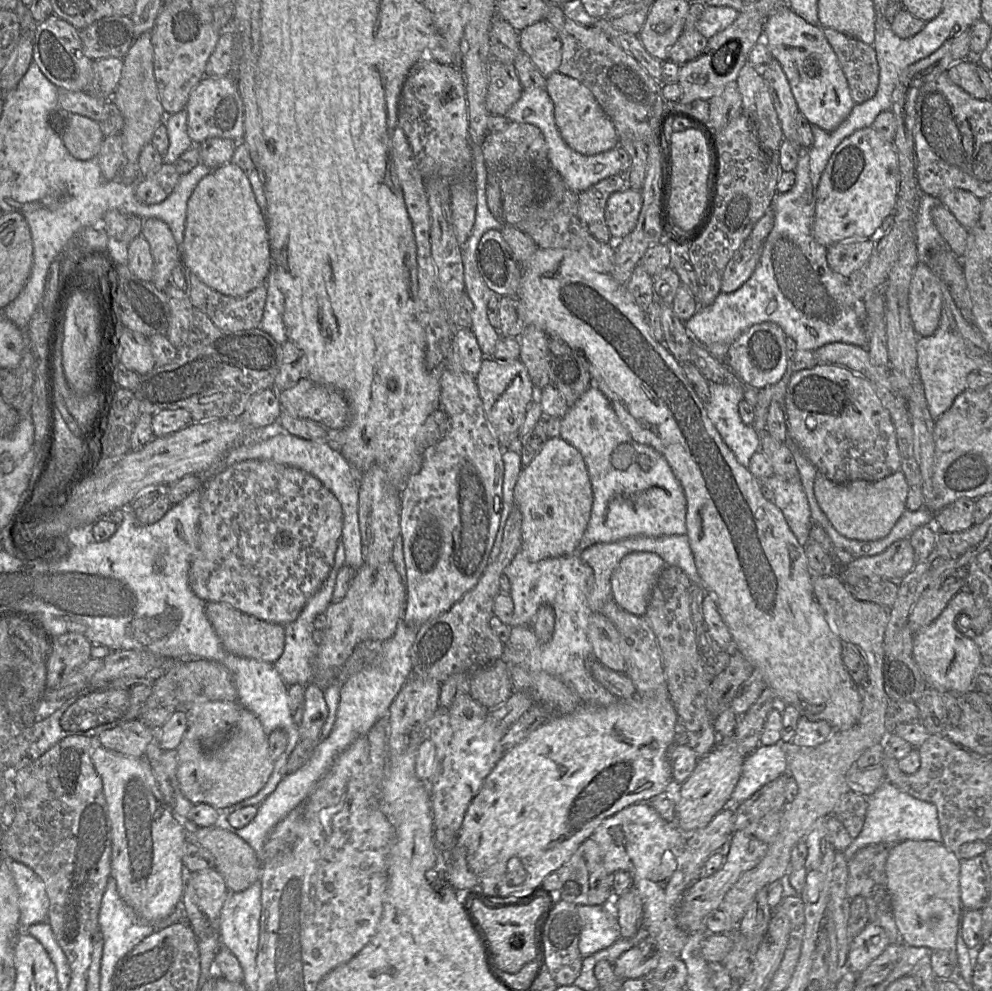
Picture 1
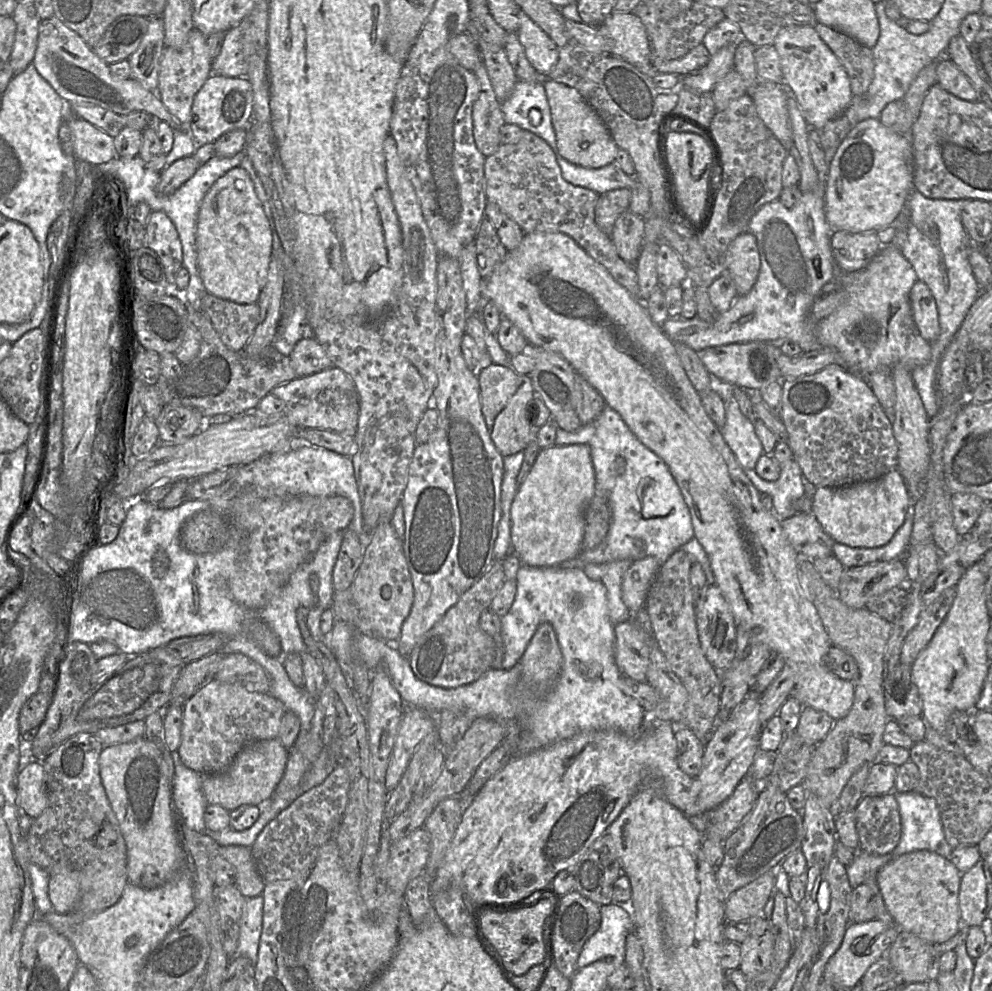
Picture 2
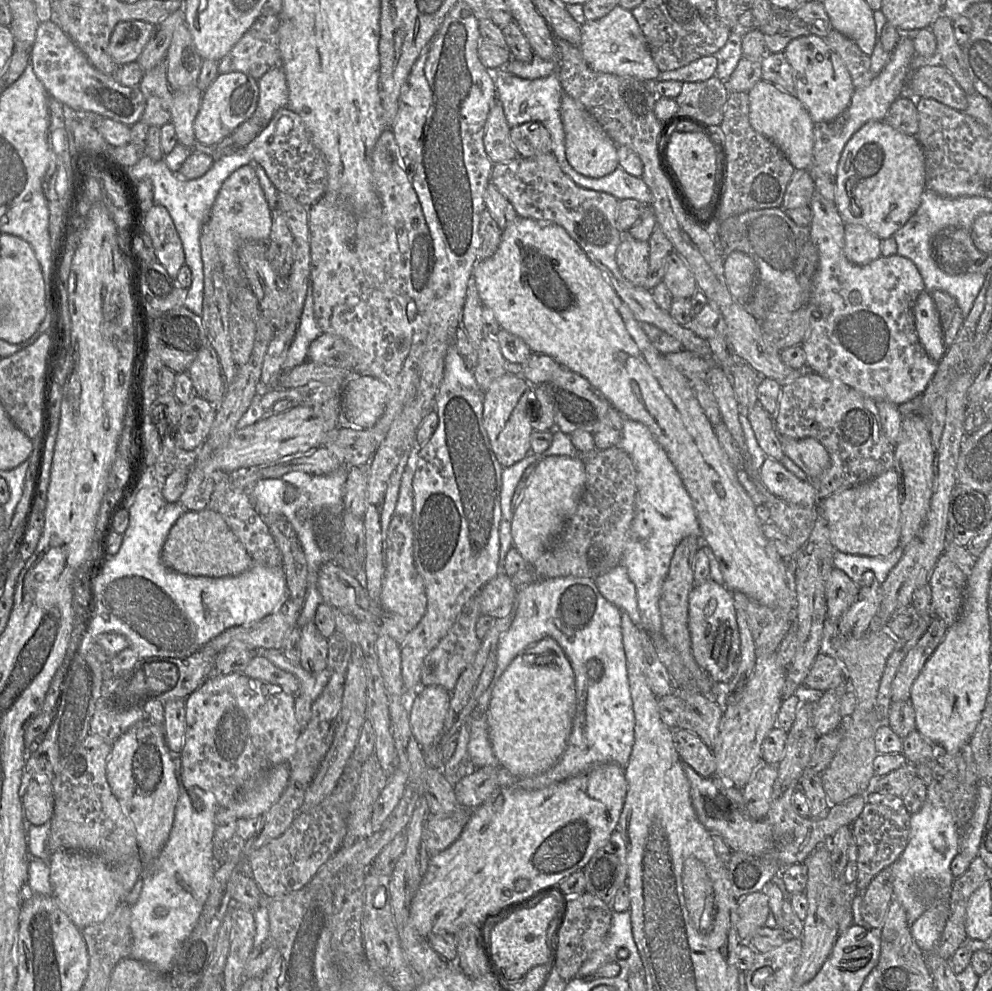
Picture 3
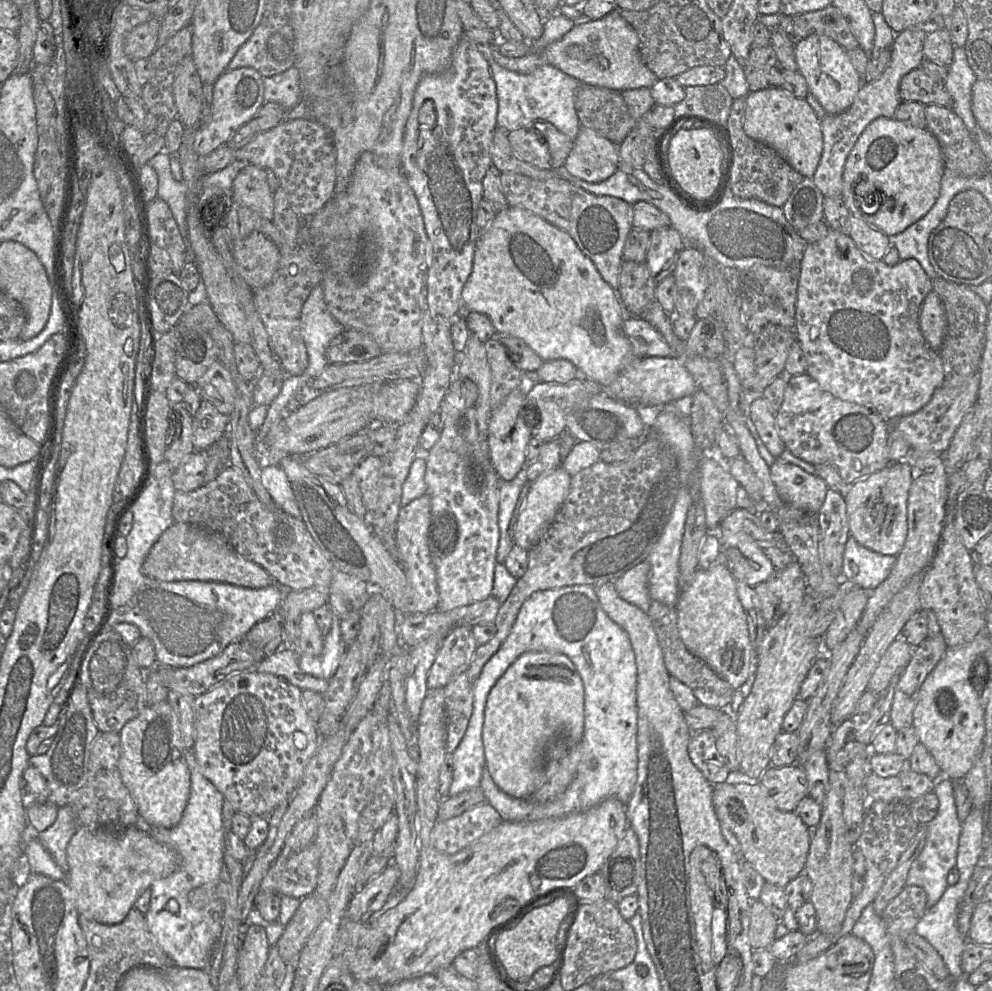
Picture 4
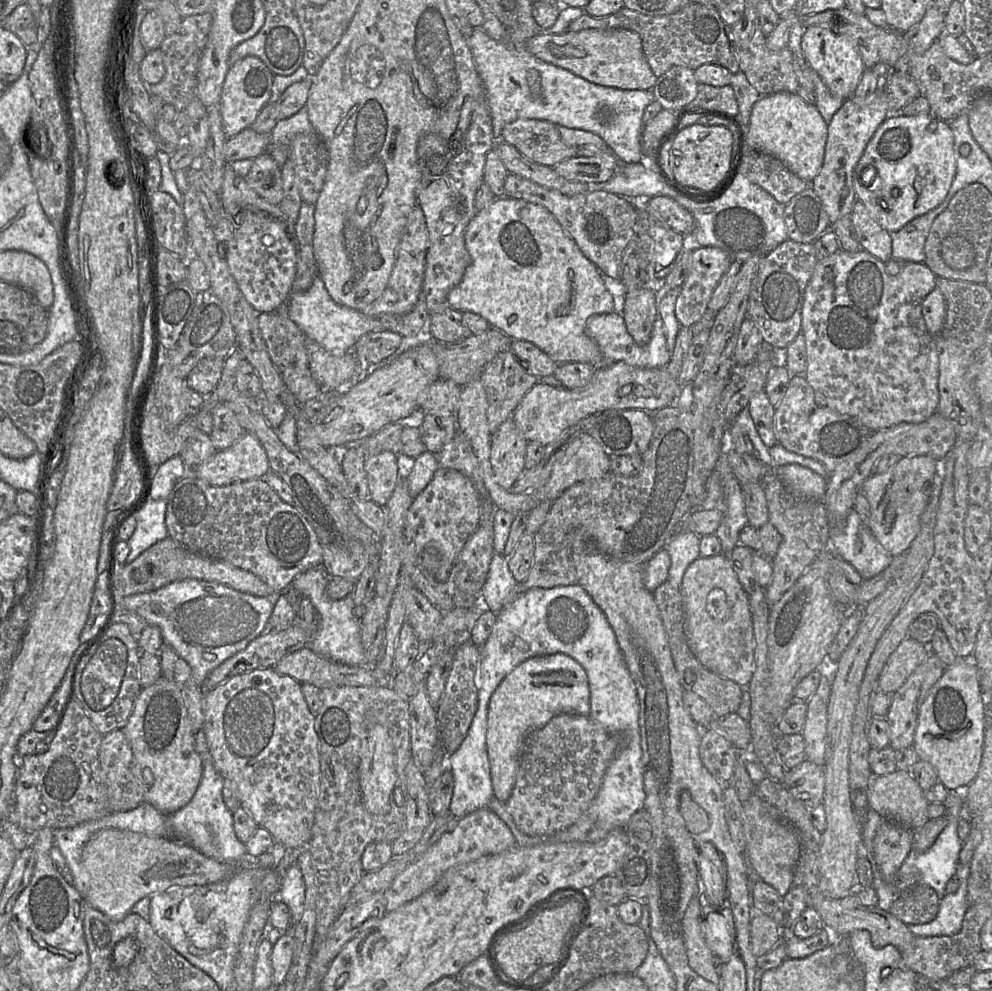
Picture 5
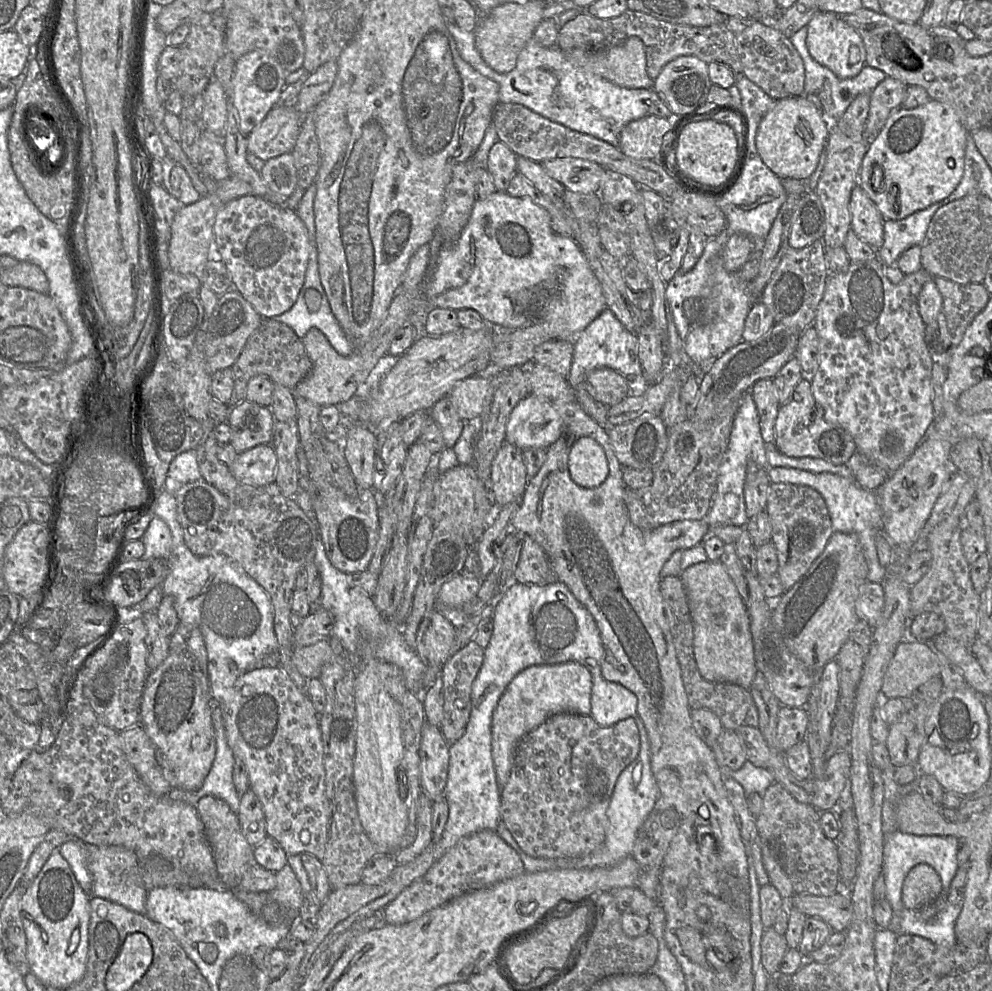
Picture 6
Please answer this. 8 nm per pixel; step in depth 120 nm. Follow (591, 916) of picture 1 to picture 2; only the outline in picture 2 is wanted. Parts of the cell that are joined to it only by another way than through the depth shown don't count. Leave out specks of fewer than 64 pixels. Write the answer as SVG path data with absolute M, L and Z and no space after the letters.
M611 902L601 905L600 913L600 926L584 944L577 960L578 970L606 957L612 957L616 969L625 961L626 938L634 930L630 908Z

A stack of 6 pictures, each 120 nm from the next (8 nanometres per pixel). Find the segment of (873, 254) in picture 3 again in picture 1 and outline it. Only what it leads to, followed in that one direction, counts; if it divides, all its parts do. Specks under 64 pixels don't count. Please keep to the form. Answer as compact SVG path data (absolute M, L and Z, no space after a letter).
M872 239L836 243L827 249L827 263L834 272L848 278L866 264L874 247Z

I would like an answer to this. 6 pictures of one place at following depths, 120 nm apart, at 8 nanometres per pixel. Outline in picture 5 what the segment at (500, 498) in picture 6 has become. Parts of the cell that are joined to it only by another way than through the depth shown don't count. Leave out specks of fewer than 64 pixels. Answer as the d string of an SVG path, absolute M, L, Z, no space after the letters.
M512 418L491 435L490 463L498 484L507 491L525 469L527 443Z

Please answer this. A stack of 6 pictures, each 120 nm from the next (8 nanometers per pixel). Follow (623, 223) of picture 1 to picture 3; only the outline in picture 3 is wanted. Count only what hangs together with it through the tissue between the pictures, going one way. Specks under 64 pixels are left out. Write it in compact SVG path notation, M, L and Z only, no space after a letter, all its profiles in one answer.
M623 234L616 252L616 261L623 277L634 286L645 287L649 251L649 241L639 241Z

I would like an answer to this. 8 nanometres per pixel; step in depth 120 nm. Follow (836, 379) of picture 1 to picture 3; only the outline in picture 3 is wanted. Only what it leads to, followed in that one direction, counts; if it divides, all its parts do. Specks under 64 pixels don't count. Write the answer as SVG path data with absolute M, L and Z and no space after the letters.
M803 370L796 379L782 386L778 412L773 420L779 436L792 439L814 438L828 452L828 468L819 477L809 479L816 490L818 500L894 468L895 444L886 437L876 402L837 379Z

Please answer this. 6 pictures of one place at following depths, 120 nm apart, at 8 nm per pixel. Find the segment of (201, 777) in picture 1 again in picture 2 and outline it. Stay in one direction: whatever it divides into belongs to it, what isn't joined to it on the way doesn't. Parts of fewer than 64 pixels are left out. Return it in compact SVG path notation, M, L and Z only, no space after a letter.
M278 738L259 740L245 745L230 767L222 773L203 775L202 790L209 805L219 805L228 811L243 805L261 807L272 796L280 782L288 760L288 750Z

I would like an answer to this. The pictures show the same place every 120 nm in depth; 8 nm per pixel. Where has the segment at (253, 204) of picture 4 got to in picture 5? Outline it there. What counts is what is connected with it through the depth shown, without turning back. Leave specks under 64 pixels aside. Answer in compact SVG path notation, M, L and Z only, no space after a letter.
M263 153L253 160L253 166L244 179L261 198L279 206L283 198L280 167L268 153Z

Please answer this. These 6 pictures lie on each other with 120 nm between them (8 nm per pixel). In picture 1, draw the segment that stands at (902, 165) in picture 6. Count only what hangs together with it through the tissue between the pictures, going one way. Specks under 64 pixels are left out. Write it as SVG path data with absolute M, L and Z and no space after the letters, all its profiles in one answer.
M872 127L854 132L833 151L821 175L812 225L814 239L827 249L839 242L871 239L886 217L894 213L898 199L900 173L897 152L893 142L885 140Z

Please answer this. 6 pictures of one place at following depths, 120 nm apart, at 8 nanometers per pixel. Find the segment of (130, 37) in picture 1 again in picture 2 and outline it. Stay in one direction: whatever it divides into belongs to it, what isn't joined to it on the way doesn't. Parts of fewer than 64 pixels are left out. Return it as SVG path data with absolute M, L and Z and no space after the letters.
M122 15L116 18L107 27L93 51L108 65L128 59L140 45L149 20L149 18L135 15Z

